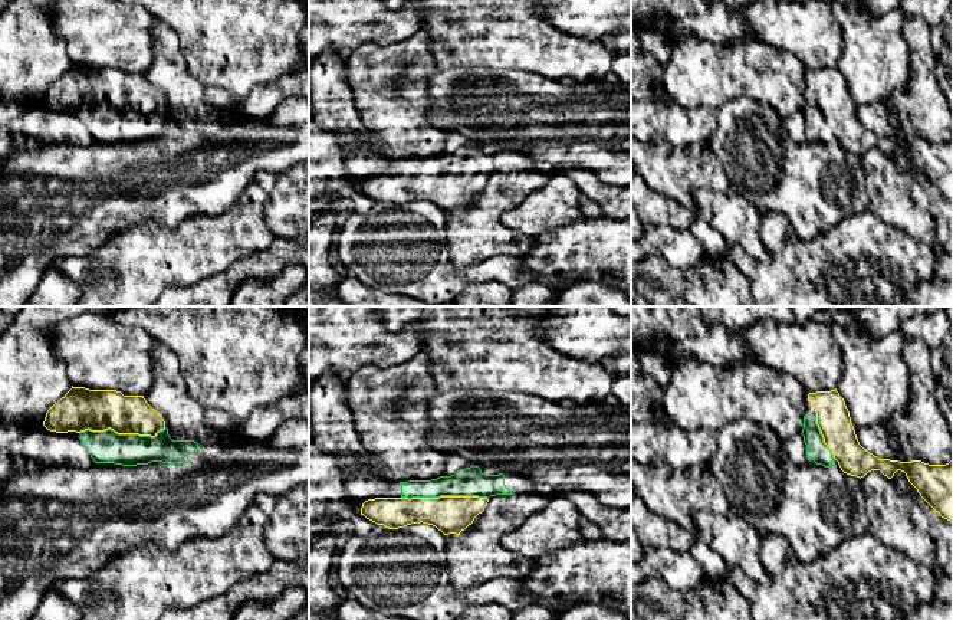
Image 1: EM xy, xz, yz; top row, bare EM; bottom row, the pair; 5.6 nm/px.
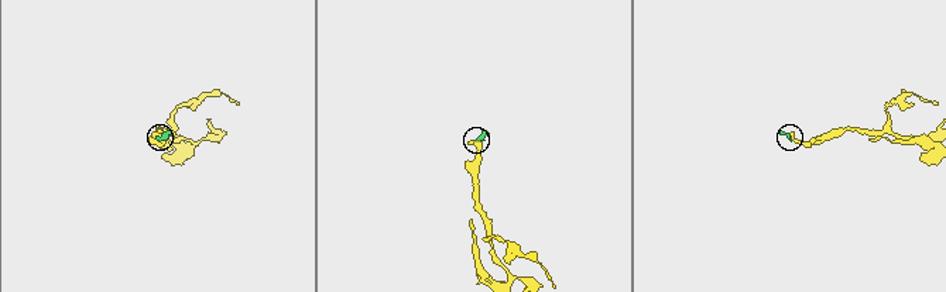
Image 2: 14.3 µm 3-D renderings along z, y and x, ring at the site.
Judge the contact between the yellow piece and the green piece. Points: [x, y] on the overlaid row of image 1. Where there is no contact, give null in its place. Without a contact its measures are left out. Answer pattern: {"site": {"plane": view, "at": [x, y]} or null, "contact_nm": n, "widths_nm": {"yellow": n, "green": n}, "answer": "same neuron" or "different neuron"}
{"site": {"plane": "xy", "at": [122, 433]}, "contact_nm": 480, "widths_nm": {"yellow": 240, "green": 180}, "answer": "same neuron"}

